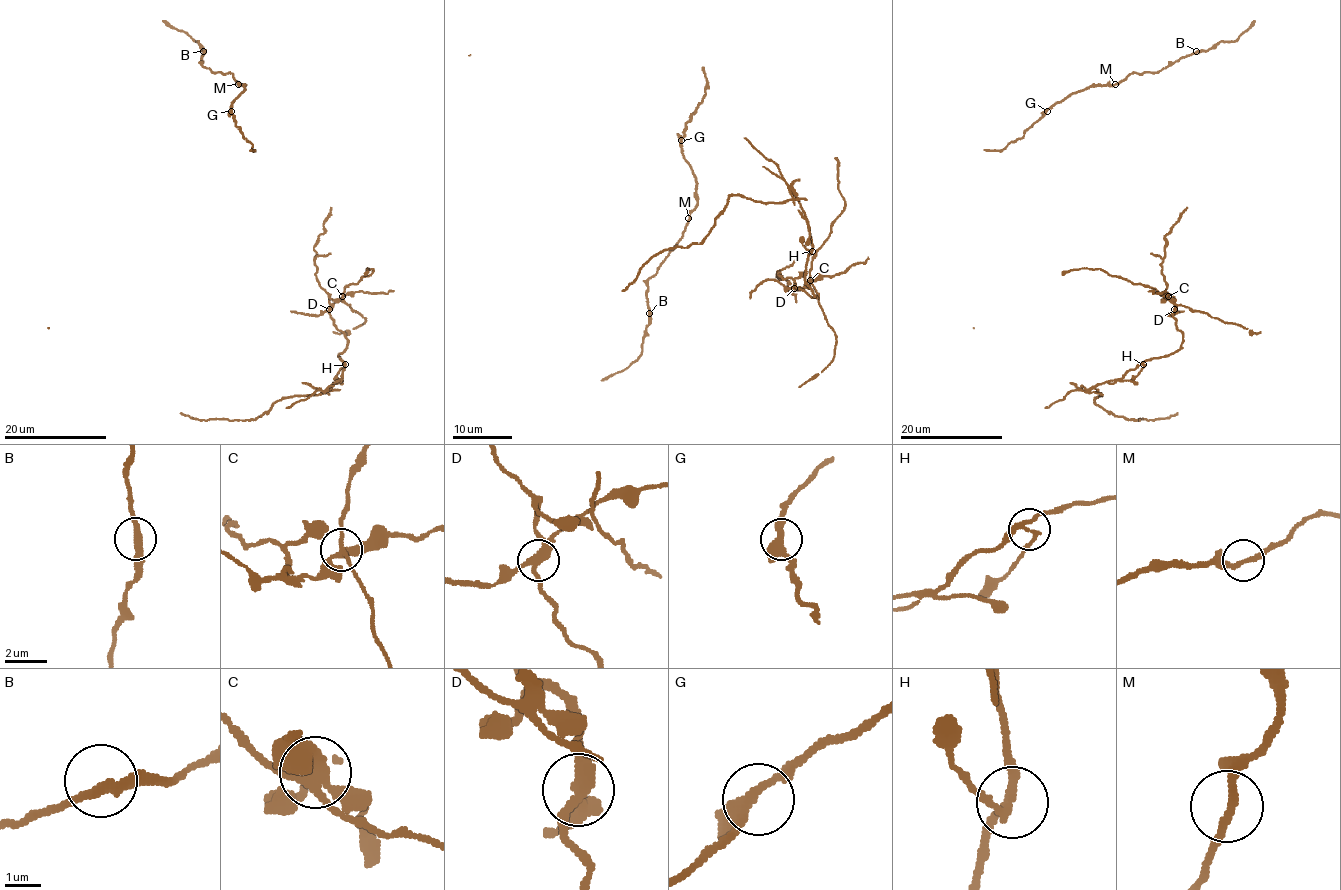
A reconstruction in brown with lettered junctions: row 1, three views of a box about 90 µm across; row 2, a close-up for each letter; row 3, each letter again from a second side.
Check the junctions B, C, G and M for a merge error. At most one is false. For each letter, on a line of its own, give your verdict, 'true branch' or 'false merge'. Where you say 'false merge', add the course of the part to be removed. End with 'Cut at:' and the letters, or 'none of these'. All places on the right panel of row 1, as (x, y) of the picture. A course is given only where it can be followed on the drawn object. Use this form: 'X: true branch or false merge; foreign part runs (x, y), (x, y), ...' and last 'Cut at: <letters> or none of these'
B: true branch
C: false merge; foreign part runs (1168, 297), (1181, 346), (1099, 383), (1094, 402), (1136, 420), (1177, 413)
G: true branch
M: true branch
Cut at: C

